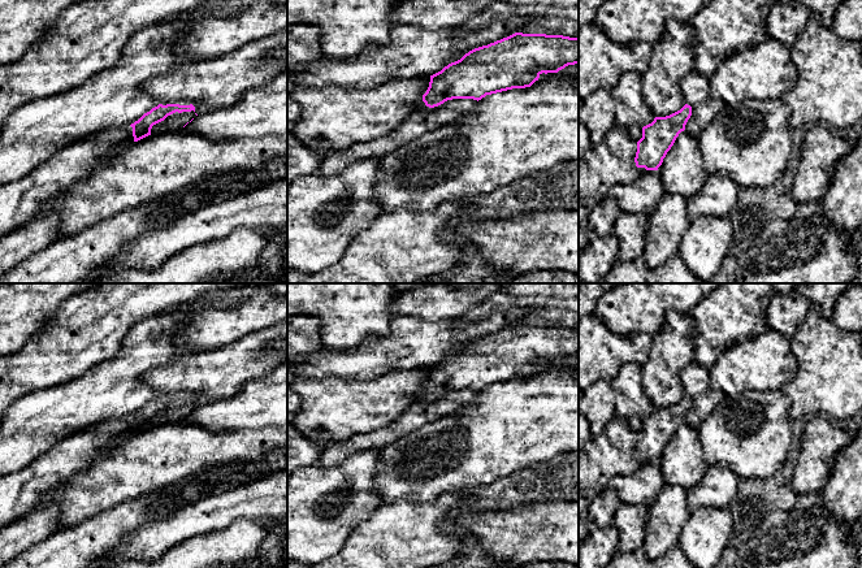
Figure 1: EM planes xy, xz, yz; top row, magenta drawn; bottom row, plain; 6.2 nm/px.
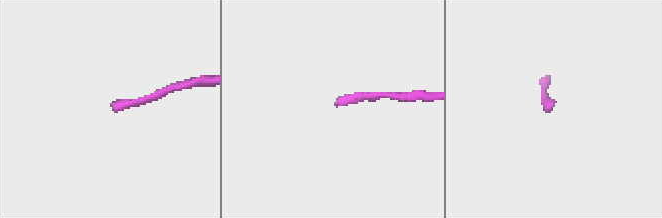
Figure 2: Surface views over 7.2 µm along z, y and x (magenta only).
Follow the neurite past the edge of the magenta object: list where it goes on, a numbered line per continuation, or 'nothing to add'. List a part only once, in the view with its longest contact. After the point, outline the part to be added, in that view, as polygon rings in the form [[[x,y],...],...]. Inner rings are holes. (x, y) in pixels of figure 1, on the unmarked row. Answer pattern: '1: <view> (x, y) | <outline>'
1: xy (21, 491) | [[[130,416],[99,424],[53,445],[21,471],[0,478],[0,528],[42,504],[52,489],[87,469],[134,434]]]

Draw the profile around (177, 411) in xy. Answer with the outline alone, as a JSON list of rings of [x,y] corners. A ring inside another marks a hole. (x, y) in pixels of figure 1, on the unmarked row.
[[[194,402],[182,404],[176,403],[168,407],[164,412],[153,416],[151,420],[151,426],[174,420],[181,420],[195,408],[196,406]]]

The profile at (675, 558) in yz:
[[[680,545],[670,549],[658,559],[649,562],[649,568],[697,568],[686,556]]]

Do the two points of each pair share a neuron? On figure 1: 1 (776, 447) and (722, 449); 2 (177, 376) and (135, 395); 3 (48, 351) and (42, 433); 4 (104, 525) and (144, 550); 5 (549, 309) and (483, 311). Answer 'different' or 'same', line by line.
1: same
2: different
3: different
4: different
5: same

